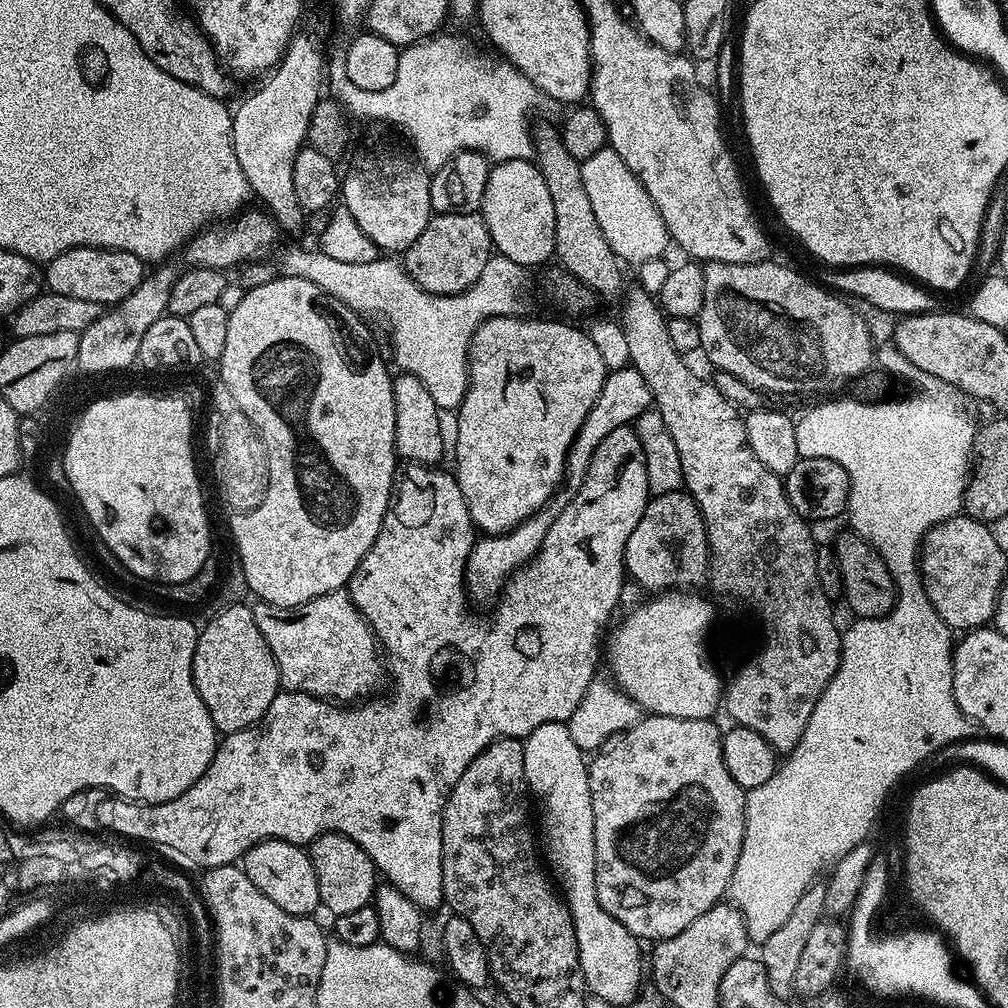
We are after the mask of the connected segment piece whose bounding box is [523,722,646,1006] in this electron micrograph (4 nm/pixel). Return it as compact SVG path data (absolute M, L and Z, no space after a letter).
M546 722L523 737L523 741L528 791L535 803L536 800L540 803L540 820L544 823L542 856L574 922L585 989L609 1006L635 1005L641 995L640 983L646 980L645 965L644 968L640 965L642 944L626 930L626 926L622 926L622 922L618 922L618 918L604 909L602 902L598 902L594 846L596 815L588 777L589 761L574 743L574 738L570 738L567 723Z

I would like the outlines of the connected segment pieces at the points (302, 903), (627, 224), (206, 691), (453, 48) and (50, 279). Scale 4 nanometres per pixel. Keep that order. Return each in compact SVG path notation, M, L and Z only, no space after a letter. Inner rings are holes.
M263 840L255 844L242 858L244 873L277 906L282 906L286 914L312 916L315 908L321 907L318 894L318 878L307 851L299 844L285 840Z
M606 146L598 150L598 154L590 154L580 166L582 183L586 185L586 195L590 197L590 206L598 217L598 226L602 226L602 234L606 234L606 242L620 257L625 265L638 266L647 260L658 260L670 248L670 237L666 230L666 222L662 222L662 214L658 214L658 206L646 194L642 182L622 158L618 158L615 150Z
M247 603L229 604L205 628L199 629L192 663L194 686L210 710L217 733L227 734L249 728L266 714L270 702L281 691L280 671L274 654L254 622Z
M437 34L419 44L407 45L398 58L394 99L400 108L399 123L408 124L408 136L416 147L419 163L435 170L463 151L480 152L496 162L532 160L534 128L528 125L528 119L536 103L542 100L541 92L513 64L501 62L495 55L480 56L479 50L470 41L460 36L444 35Z
M71 248L47 261L42 272L47 291L66 294L66 298L98 302L102 306L121 304L130 294L134 294L145 275L145 261L139 260L134 254L113 248Z

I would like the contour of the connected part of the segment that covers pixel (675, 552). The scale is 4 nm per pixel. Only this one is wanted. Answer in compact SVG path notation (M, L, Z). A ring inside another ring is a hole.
M684 490L651 497L626 544L624 564L632 577L649 592L692 588L707 577L710 568L708 535L696 500Z

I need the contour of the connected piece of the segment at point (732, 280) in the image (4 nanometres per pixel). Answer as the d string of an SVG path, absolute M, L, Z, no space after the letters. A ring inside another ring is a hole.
M769 258L761 260L759 264L735 264L734 262L714 262L707 261L703 265L704 269L704 305L698 317L702 342L700 352L710 363L713 369L734 374L742 382L746 382L752 388L761 393L785 392L792 396L795 392L828 392L831 388L836 388L839 384L844 384L847 380L863 377L869 371L868 368L874 364L874 348L872 352L872 332L868 329L868 324L847 304L847 299L841 298L835 291L829 290L824 284L815 279L807 280L800 272L795 272L792 268L787 268L784 264L775 264L775 259Z

